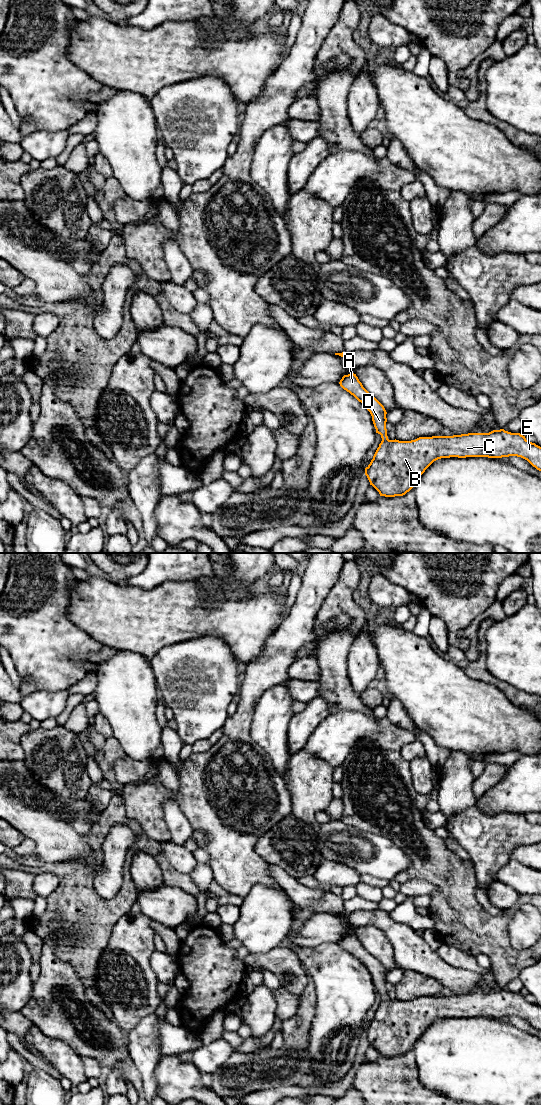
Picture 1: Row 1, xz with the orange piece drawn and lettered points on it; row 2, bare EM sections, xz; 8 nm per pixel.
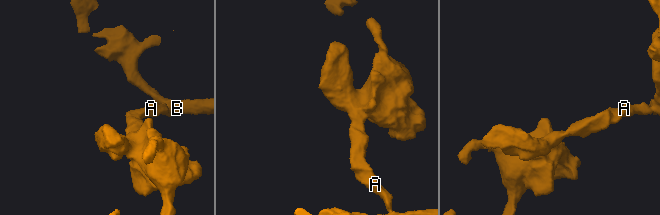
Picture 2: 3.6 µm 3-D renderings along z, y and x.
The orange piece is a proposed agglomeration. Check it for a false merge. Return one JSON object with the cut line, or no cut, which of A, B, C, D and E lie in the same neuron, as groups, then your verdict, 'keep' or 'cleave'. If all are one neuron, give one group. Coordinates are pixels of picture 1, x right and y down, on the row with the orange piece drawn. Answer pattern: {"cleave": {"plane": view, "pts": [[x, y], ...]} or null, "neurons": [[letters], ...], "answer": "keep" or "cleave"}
{"cleave": null, "neurons": [["A", "B", "C", "D", "E"]], "answer": "keep"}

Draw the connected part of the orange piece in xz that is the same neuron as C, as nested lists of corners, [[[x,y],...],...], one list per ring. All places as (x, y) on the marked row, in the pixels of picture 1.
[[[354,373],[344,375],[340,386],[361,402],[372,416],[376,433],[382,441],[370,464],[365,468],[370,485],[385,497],[403,496],[418,477],[441,458],[517,456],[541,471],[541,447],[529,442],[520,433],[504,429],[489,433],[468,433],[453,436],[419,437],[411,441],[389,440],[386,410],[359,381]]]

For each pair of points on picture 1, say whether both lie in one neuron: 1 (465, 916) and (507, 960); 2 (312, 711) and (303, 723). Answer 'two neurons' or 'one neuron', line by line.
1: one neuron
2: one neuron

